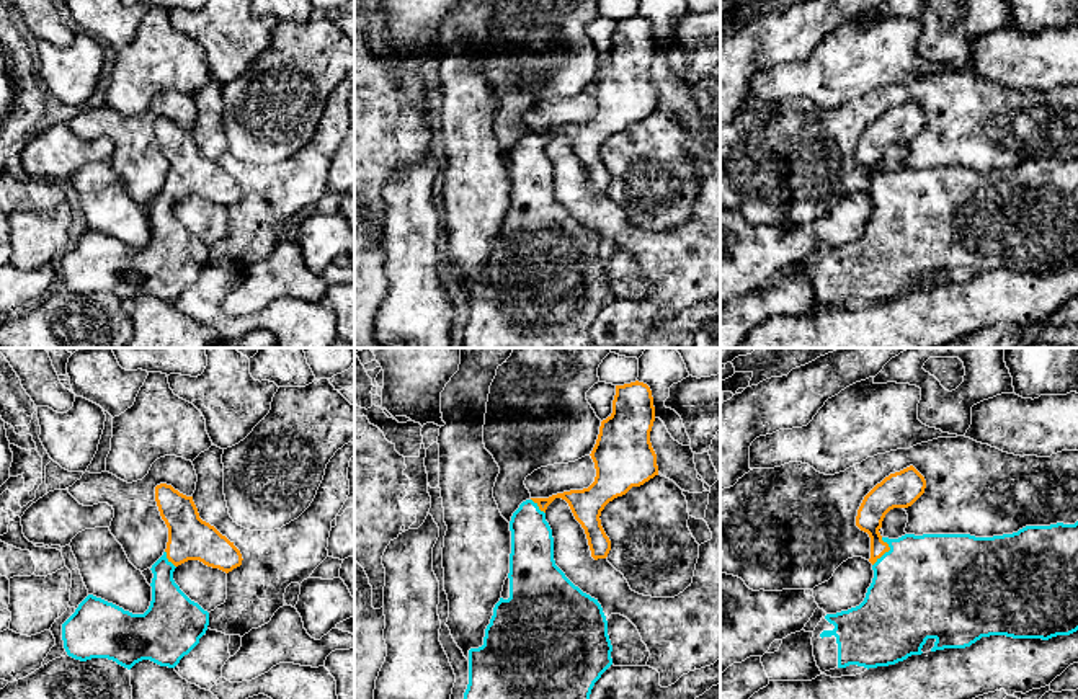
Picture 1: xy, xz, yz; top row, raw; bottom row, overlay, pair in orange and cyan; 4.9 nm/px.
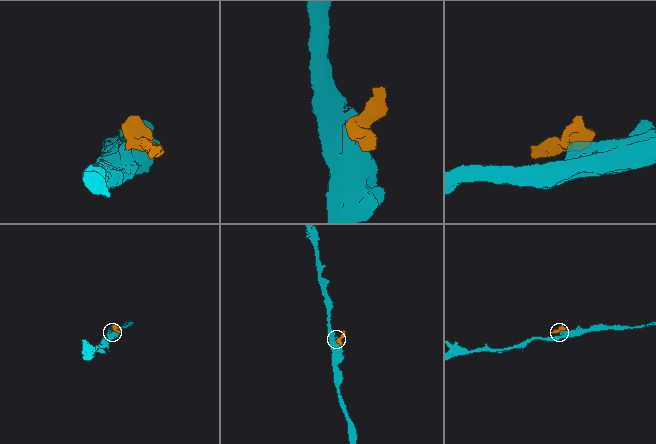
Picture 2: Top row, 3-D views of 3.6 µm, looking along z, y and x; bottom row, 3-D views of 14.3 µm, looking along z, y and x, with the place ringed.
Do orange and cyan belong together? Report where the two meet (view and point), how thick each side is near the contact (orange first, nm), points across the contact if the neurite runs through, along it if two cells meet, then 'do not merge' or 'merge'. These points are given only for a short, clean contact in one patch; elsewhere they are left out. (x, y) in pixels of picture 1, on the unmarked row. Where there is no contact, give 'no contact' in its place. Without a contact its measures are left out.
meets orange in yz at (886, 185); 140 nm thick on the orange side, 480 nm on the other; runs through yz (874, 141), (874, 170), (886, 185), (923, 219); merge

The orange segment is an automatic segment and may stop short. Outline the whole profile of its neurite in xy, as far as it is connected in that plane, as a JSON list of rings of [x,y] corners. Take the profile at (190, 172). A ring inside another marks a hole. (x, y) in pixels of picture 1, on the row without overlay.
[[[160,118],[155,121],[155,136],[168,162],[168,176],[163,189],[150,203],[154,212],[149,243],[144,248],[132,248],[113,237],[88,229],[62,258],[62,274],[69,291],[80,296],[108,292],[127,304],[142,294],[175,302],[206,268],[209,247],[180,224],[173,214],[173,206],[188,194],[199,194],[207,201],[229,207],[242,199],[242,188],[234,176],[199,152],[193,131],[180,127],[172,119]]]

